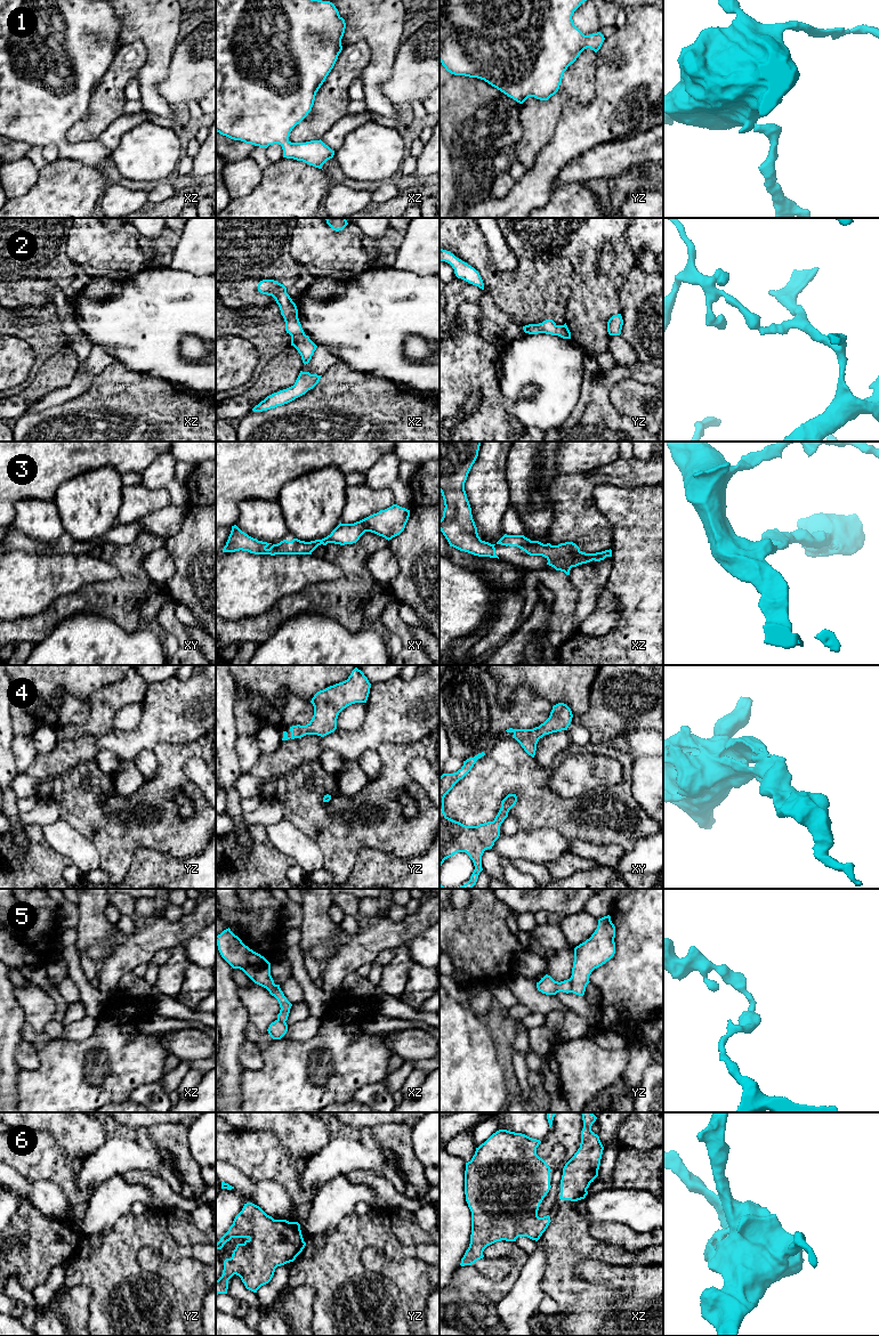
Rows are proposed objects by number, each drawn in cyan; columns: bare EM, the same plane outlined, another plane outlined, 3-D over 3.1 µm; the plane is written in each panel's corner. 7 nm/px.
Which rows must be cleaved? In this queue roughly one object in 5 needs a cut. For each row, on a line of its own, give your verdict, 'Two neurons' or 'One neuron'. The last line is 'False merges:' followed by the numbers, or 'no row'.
1: One neuron
2: One neuron
3: One neuron
4: One neuron
5: Two neurons
6: One neuron
False merges: 5

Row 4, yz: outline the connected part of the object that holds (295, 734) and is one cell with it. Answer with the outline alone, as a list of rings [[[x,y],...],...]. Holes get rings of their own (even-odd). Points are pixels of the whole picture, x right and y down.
[[[355,667],[347,680],[317,691],[311,703],[314,715],[306,726],[290,727],[291,736],[283,731],[282,740],[301,738],[306,735],[324,737],[337,729],[339,713],[355,703],[366,703],[371,683],[364,673]]]

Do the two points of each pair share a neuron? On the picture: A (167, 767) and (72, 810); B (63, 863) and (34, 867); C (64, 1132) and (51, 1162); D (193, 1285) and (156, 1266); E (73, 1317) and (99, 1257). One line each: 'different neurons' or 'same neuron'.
A: same neuron
B: same neuron
C: different neurons
D: same neuron
E: different neurons

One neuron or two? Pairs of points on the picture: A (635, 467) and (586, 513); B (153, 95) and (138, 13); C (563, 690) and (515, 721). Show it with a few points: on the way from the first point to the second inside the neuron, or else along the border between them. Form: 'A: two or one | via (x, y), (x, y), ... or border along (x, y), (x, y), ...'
A: one | via (617, 474), (598, 477), (583, 492), (583, 495)
B: one | via (151, 74), (154, 71), (154, 33)
C: two | border along (524, 686), (546, 698), (553, 705)

